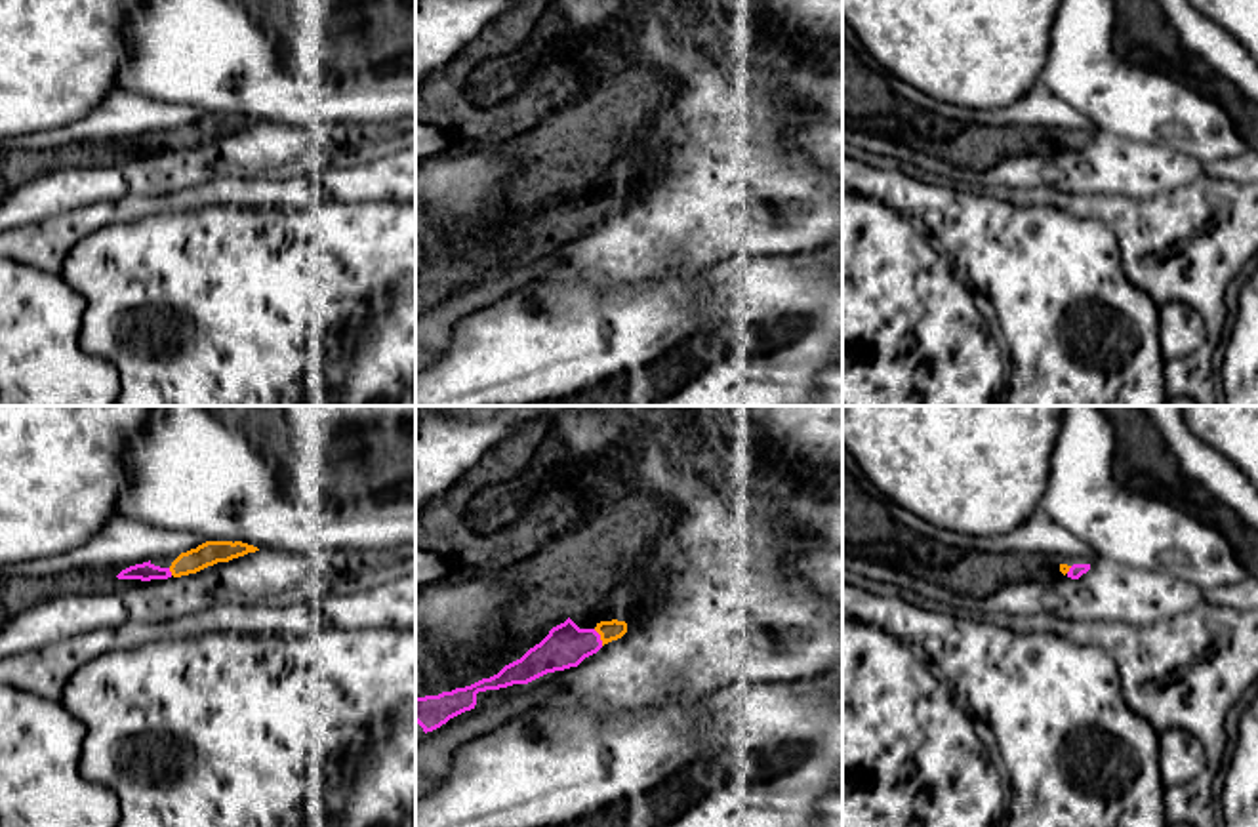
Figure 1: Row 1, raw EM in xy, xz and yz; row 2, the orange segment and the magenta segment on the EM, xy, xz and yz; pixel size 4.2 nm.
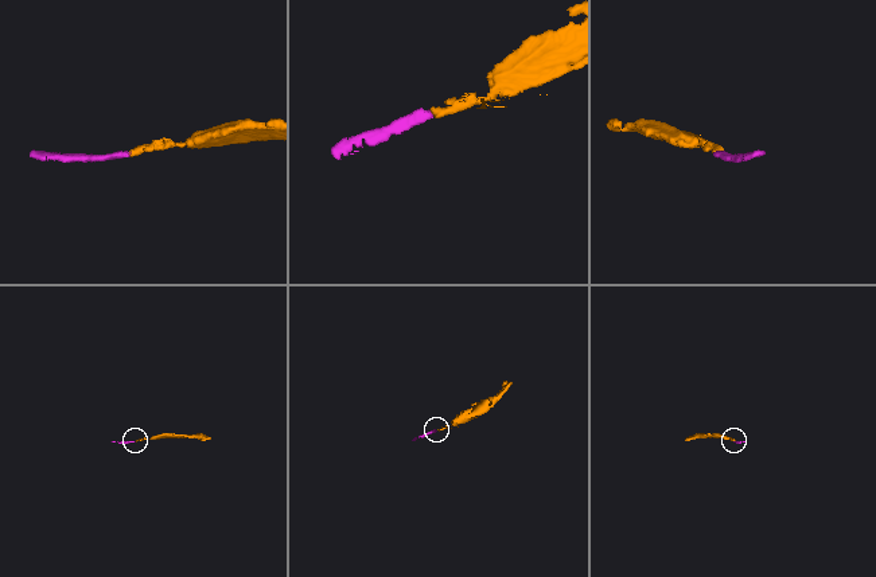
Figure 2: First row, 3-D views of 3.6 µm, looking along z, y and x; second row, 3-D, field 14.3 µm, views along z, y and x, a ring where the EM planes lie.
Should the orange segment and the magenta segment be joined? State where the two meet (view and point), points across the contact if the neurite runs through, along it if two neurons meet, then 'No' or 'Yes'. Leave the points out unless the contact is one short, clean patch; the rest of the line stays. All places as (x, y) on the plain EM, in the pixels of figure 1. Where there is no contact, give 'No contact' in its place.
Touches orange at xz (601, 210). Path across: xz (614, 202), (601, 210), (567, 218). Yes

